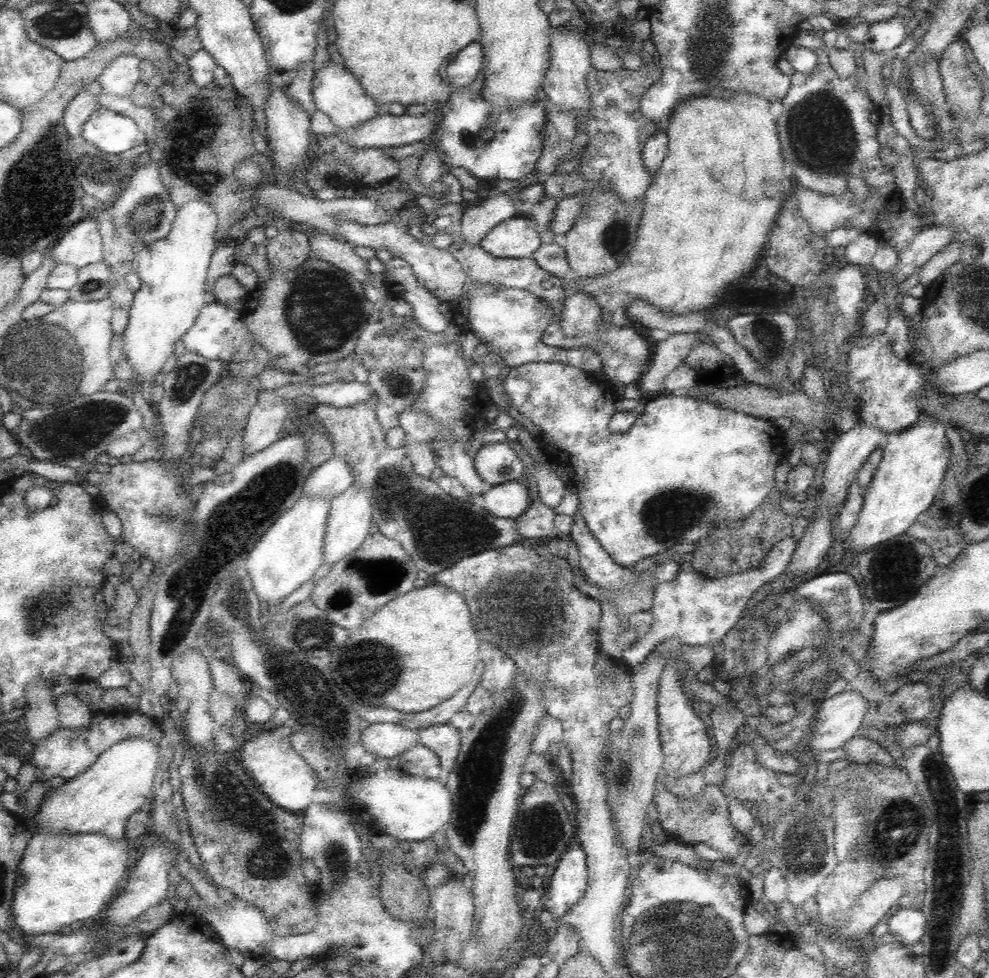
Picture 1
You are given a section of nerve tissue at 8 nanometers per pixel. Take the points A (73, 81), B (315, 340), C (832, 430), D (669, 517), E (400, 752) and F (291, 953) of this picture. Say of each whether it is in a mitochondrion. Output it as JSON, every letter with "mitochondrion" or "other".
{"A":"other","B":"mitochondrion","C":"other","D":"mitochondrion","E":"other","F":"other"}

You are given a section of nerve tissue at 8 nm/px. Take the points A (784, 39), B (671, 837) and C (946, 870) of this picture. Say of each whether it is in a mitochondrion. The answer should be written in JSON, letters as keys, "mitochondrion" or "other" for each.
{"A":"other","B":"other","C":"mitochondrion"}

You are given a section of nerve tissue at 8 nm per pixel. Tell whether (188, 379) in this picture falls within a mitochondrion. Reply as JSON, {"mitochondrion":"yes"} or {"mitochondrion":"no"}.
{"mitochondrion":"yes"}

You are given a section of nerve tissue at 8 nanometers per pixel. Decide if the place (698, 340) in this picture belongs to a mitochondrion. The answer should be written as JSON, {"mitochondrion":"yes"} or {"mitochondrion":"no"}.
{"mitochondrion":"no"}

